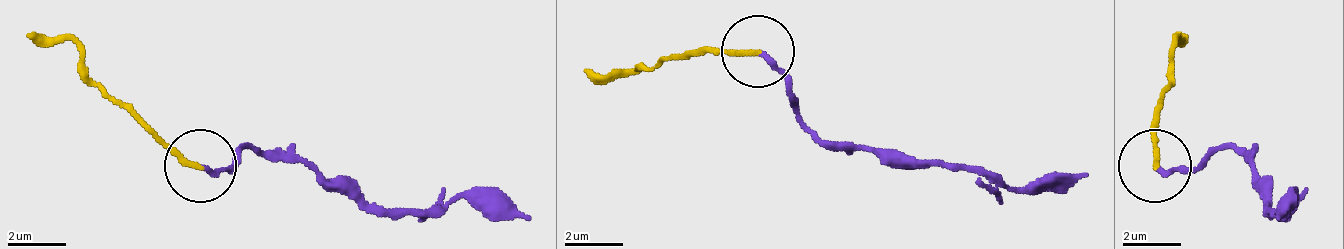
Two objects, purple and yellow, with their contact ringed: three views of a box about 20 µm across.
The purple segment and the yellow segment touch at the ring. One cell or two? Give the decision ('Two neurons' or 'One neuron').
Two neurons

